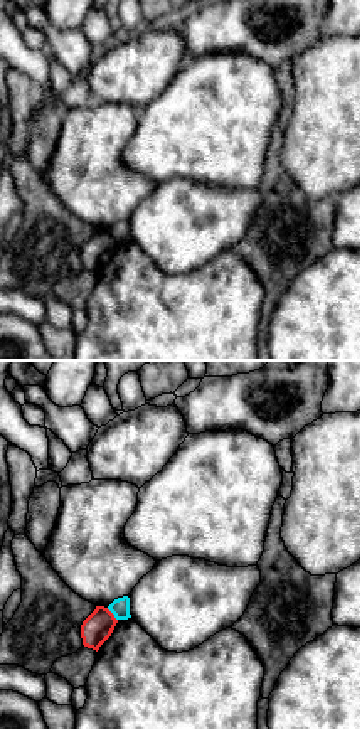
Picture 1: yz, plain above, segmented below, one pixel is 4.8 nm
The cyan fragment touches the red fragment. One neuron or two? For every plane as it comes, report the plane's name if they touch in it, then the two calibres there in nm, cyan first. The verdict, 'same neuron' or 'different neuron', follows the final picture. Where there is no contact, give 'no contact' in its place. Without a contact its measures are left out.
meets cyan in yz; 90 nm thick on the cyan side, 150 nm on the other

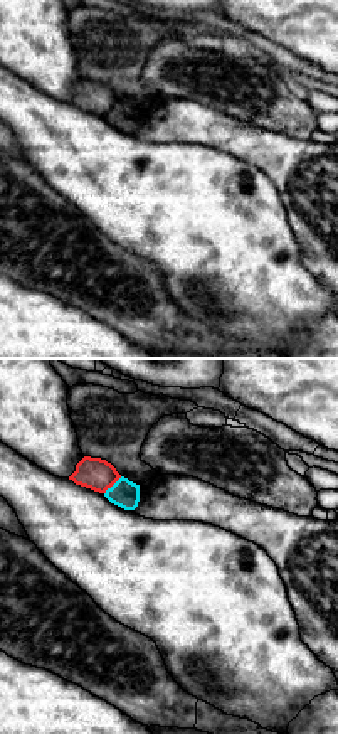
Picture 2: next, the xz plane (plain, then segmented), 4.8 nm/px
meets cyan in xz; 140 nm thick on the cyan side, 150 nm on the other

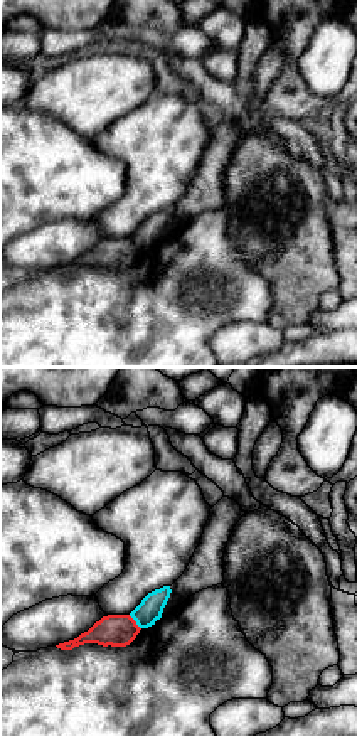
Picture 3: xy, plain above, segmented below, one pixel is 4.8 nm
meets cyan in xy; 120 nm thick on the cyan side, 160 nm on the other

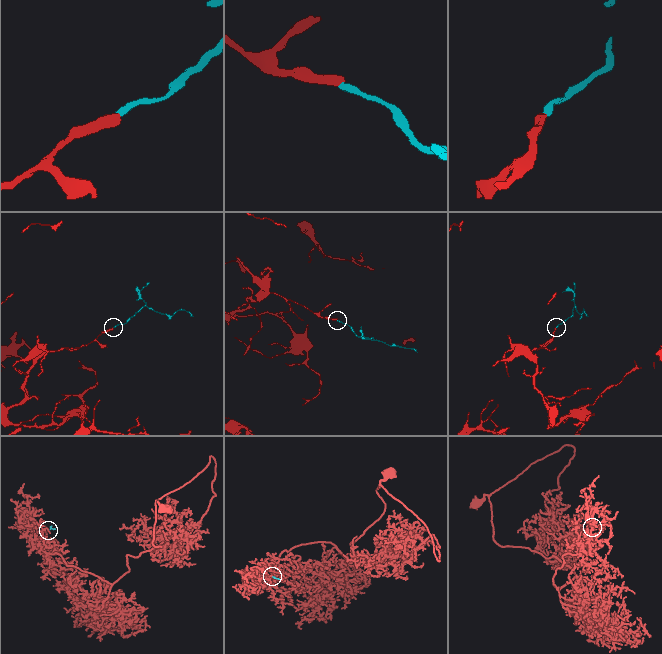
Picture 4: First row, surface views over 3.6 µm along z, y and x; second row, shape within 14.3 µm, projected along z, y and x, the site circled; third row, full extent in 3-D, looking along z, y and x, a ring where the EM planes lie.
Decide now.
different neuron

